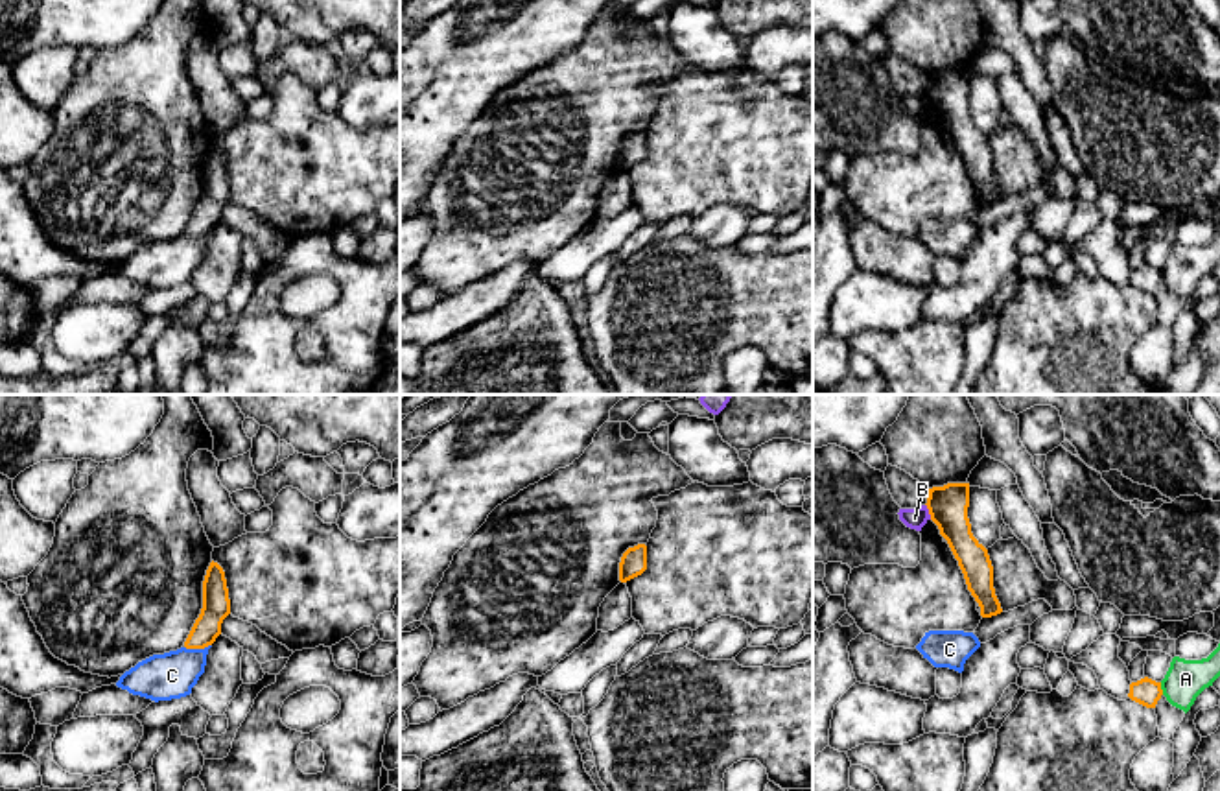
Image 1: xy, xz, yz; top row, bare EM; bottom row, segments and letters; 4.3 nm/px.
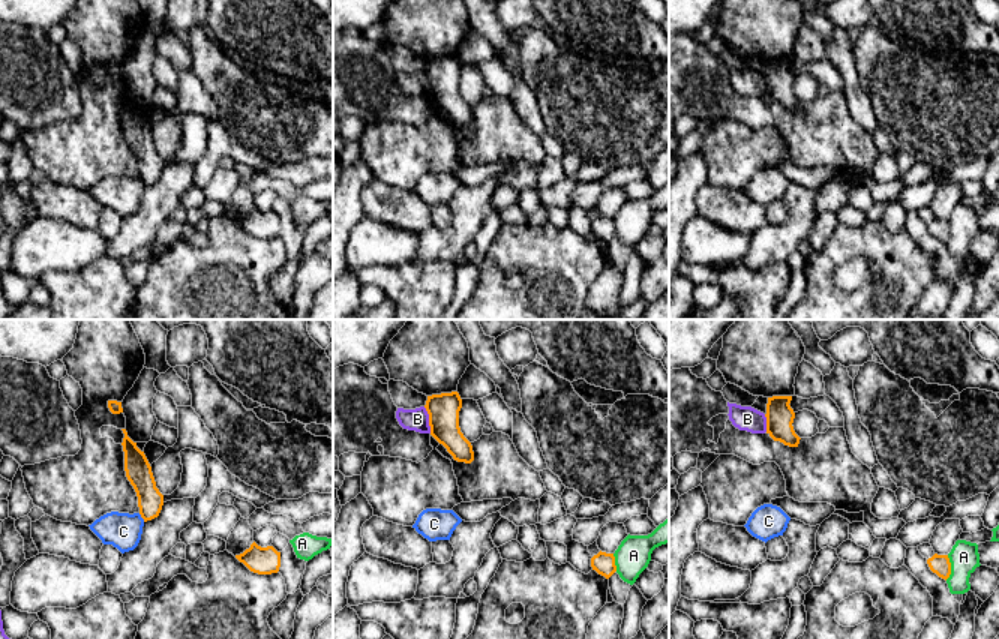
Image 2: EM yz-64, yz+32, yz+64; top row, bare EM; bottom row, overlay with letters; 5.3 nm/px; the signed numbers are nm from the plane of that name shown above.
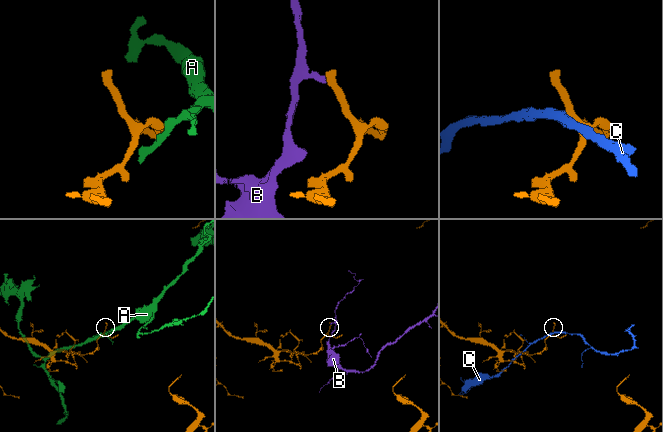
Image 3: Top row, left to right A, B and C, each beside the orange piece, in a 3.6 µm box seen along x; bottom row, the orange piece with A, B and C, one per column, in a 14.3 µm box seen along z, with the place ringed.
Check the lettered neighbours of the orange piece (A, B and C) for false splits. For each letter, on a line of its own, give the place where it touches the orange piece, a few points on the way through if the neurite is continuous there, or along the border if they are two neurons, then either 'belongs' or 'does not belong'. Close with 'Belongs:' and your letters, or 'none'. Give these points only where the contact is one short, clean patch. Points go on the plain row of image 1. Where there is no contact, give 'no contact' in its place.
A: contact yz (1160, 275); does not belong
B: contact yz (929, 98); border yz (926, 91), (931, 106); does not belong
C: contact xy (198, 235); does not belong
Belongs: none

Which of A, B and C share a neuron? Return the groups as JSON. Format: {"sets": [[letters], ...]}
{"sets": [["A"], ["B"], ["C"]]}

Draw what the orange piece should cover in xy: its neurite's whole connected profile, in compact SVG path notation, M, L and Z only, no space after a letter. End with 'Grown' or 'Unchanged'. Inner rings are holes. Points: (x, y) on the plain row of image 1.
M210 149L203 168L203 195L195 207L184 234L205 236L221 221L221 210L230 201L230 186L225 159L217 149Z. Unchanged

